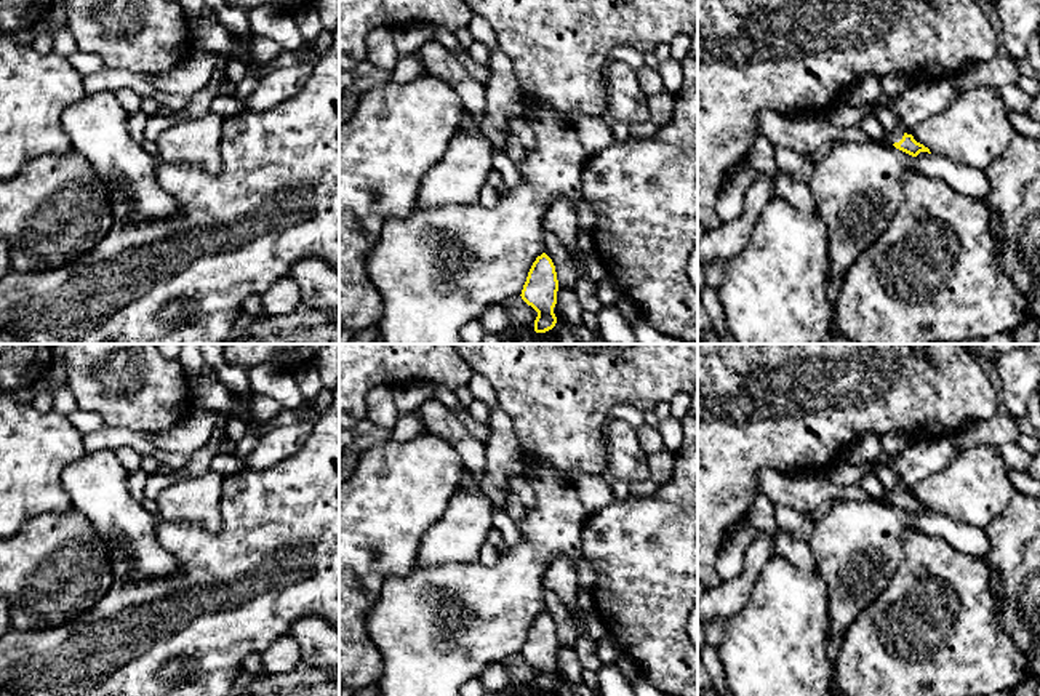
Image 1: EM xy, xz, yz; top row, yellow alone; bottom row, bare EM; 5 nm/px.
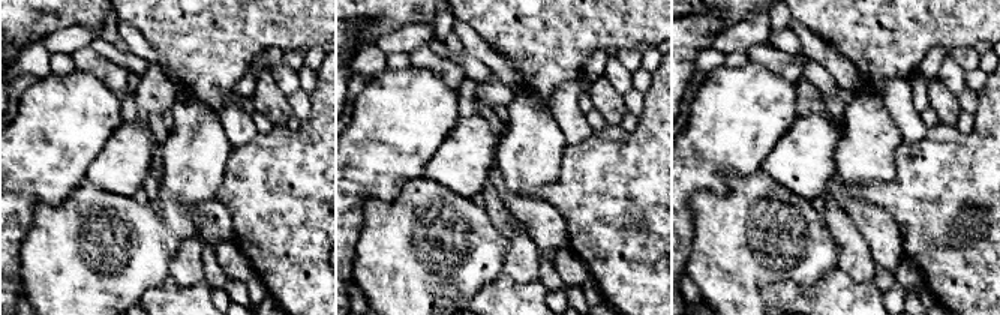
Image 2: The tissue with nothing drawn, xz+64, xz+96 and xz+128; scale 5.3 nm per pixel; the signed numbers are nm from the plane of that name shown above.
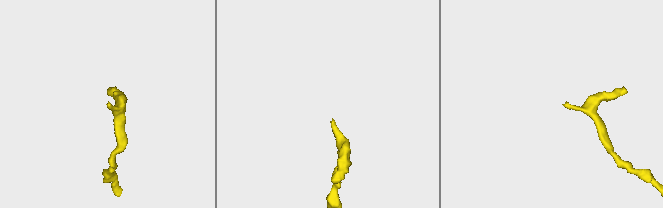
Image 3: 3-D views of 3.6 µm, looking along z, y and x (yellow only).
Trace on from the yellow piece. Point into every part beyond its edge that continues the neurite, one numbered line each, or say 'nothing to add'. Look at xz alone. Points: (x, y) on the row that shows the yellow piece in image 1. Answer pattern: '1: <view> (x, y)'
nothing to add

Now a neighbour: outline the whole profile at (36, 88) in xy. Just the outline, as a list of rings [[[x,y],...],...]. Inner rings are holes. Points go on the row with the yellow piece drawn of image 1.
[[[0,30],[0,179],[37,157],[70,154],[61,117],[86,94],[67,58],[40,54]]]

